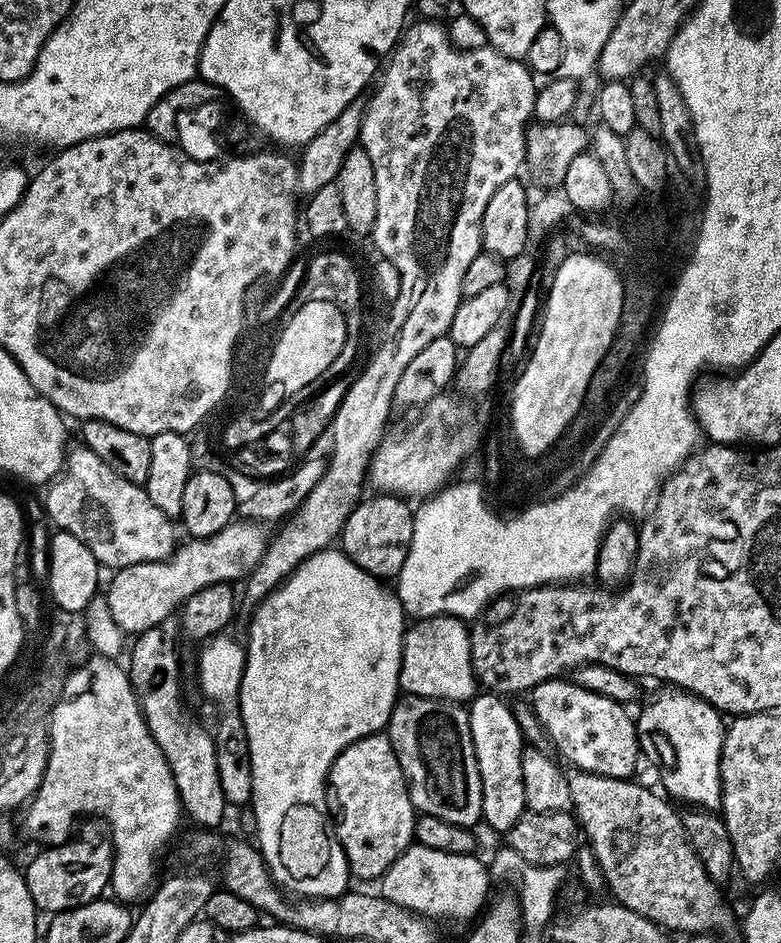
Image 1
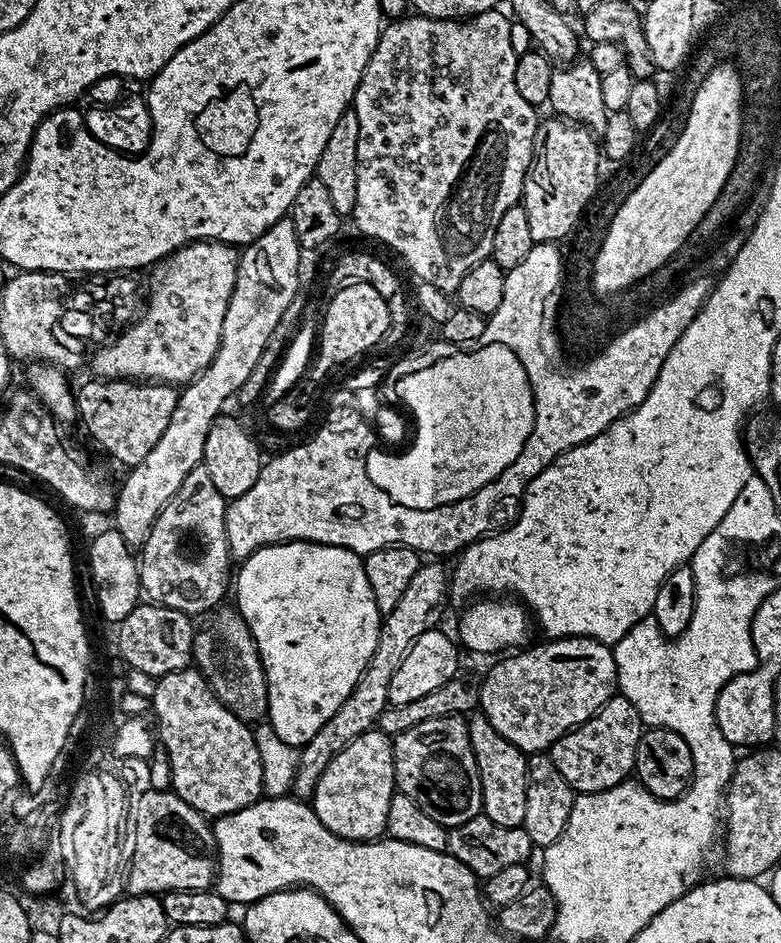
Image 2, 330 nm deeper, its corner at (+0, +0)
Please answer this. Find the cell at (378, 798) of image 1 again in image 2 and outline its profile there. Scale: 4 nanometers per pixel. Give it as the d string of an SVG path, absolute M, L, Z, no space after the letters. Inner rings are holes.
M373 730L354 738L322 770L310 803L322 826L344 840L378 840L385 835L386 814L390 814L390 798L395 791L392 740Z

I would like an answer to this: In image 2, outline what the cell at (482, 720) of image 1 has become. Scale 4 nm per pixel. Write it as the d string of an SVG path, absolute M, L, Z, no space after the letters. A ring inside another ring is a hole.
M483 714L467 717L468 737L478 762L482 782L483 815L488 816L498 826L518 828L526 818L526 786L528 785L528 756L518 746L506 742Z

